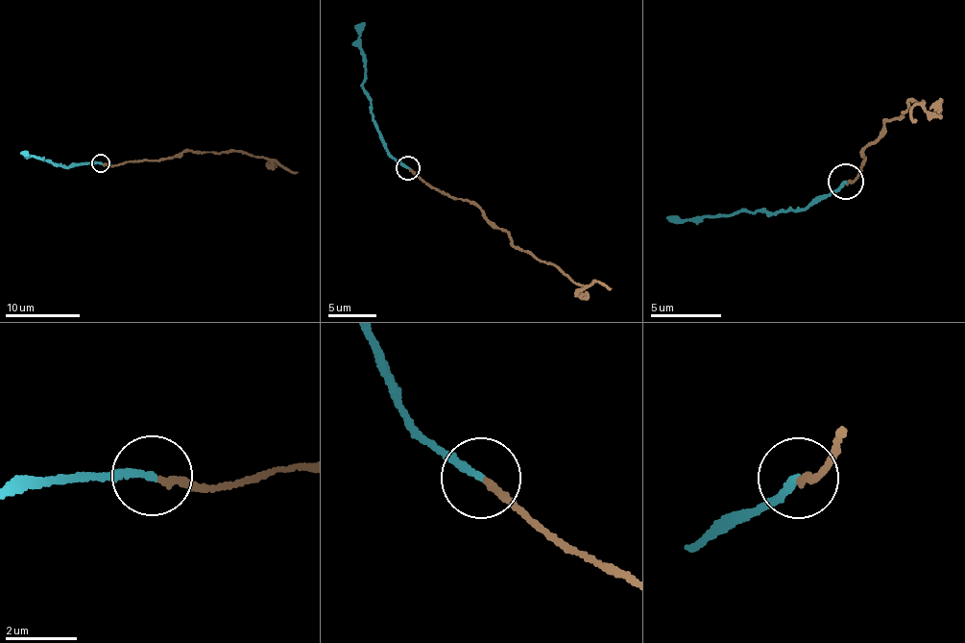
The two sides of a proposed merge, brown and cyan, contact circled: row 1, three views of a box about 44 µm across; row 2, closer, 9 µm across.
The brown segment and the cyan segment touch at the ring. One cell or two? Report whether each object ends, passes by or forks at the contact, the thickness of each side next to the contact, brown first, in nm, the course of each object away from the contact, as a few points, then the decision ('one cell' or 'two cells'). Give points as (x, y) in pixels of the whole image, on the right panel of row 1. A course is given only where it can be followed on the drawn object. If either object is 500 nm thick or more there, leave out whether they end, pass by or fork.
brown ends; cyan ends; calibres 200 and 220 nm; course brown (844, 183), (856, 180), (859, 153), (875, 144), (882, 121), (898, 118), (906, 99), (923, 100), (913, 118); course cyan (844, 183), (808, 208), (666, 218); two cells

